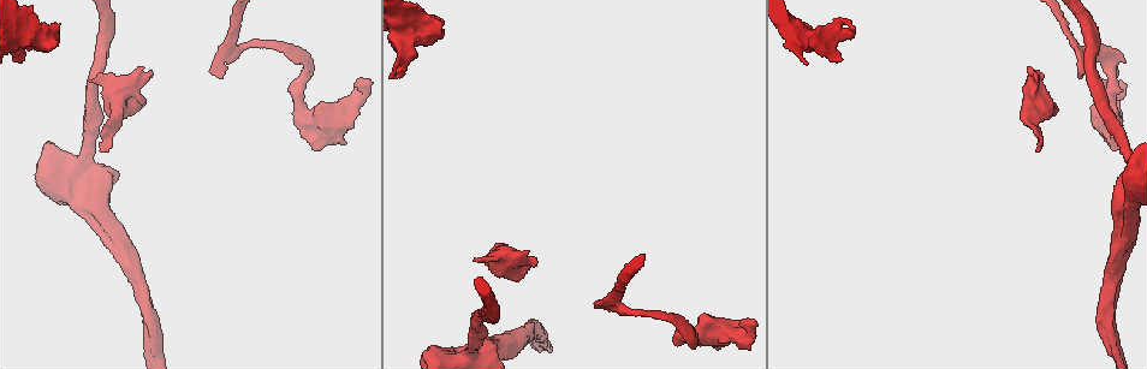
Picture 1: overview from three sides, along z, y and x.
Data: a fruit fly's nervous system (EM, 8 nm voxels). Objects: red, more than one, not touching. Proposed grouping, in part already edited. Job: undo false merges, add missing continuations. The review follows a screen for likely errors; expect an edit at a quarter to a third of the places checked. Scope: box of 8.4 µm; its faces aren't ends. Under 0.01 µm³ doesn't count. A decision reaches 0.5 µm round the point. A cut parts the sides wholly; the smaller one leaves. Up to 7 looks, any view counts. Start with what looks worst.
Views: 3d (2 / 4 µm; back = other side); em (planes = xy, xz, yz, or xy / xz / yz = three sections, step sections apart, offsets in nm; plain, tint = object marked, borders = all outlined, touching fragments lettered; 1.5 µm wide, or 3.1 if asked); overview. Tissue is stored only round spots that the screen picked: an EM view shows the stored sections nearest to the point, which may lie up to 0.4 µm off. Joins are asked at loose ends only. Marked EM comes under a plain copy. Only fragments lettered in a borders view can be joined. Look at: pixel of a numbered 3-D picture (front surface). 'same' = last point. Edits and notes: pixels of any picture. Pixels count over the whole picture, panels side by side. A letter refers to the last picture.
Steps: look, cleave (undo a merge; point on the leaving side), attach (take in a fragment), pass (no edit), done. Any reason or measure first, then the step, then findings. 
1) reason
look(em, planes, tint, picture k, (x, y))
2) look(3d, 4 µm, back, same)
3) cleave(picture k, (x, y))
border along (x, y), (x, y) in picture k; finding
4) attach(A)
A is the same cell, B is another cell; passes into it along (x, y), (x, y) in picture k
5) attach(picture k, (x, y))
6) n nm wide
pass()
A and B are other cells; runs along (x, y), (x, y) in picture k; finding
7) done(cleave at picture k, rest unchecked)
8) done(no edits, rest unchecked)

free end
look(em, planes, tint, picture 1, (60, 23))

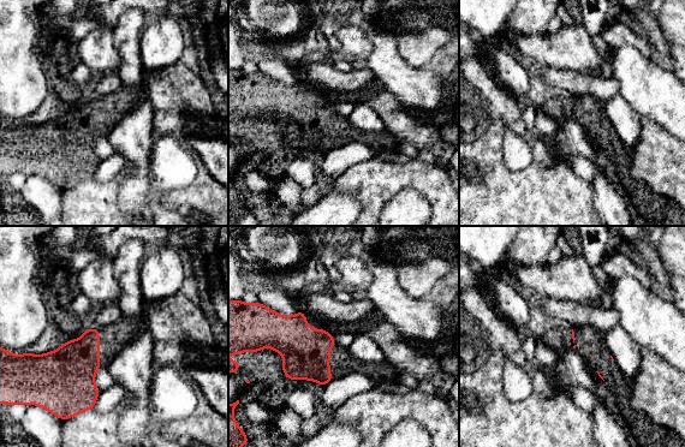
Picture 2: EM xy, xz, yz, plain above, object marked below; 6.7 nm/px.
look(em, planes, borders, same)

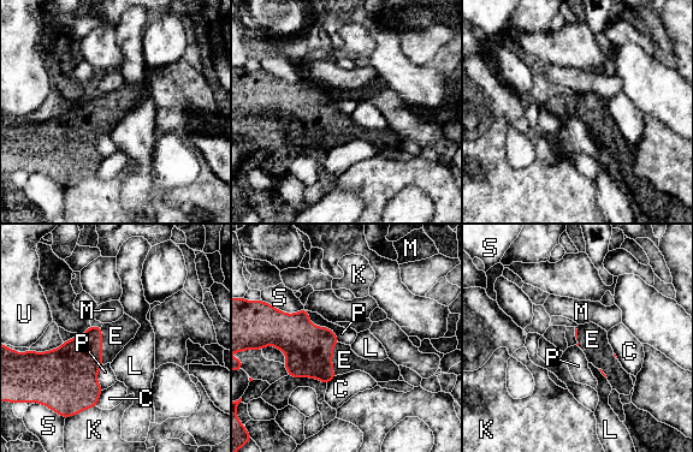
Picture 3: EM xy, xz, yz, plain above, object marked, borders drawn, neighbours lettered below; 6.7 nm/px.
attach(E)
E is the same cell, C, K, L, M, P, S and U are other cells; passes into it along (72, 368), (101, 345), (116, 335) in picture 3; the cell continues

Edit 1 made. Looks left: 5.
thin end
look(em, planes, borders, picture 1, (1079, 74))

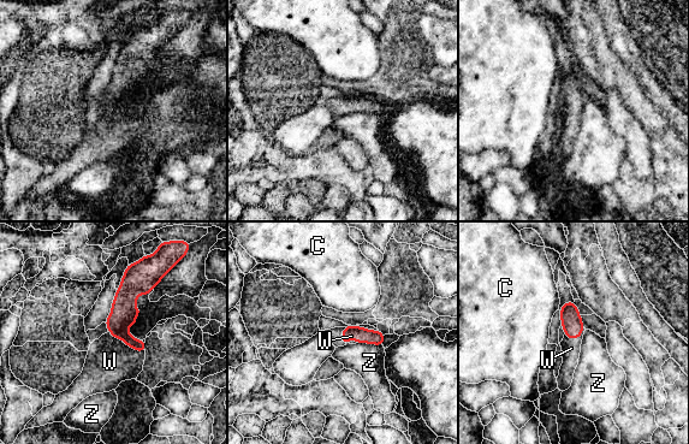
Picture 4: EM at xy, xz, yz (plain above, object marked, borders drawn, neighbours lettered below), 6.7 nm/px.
attach(W)
W is the same cell, C and Z are other cells; passes into it along (122, 313), (126, 344), (110, 361) in picture 4; it goes on there

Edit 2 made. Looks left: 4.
redraw
look(overview)

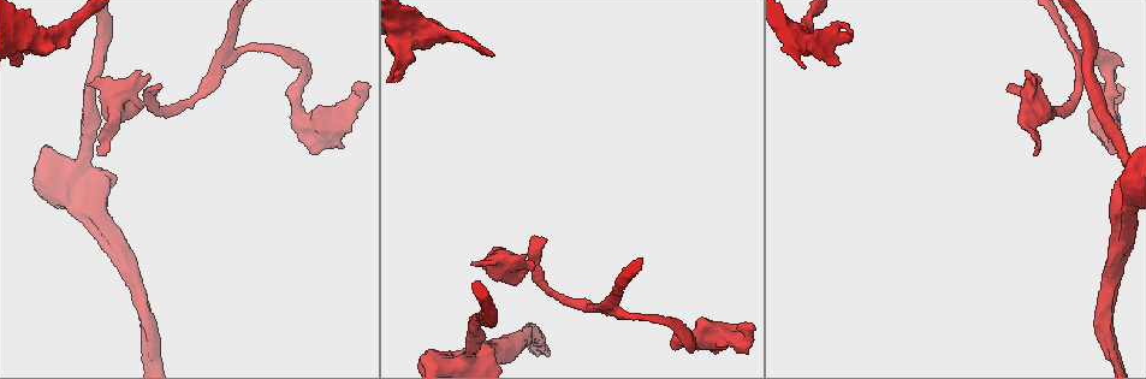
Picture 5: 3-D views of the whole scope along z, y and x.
branch stops here
look(em, xz, step 8, borders, picture 5, (1010, 85))

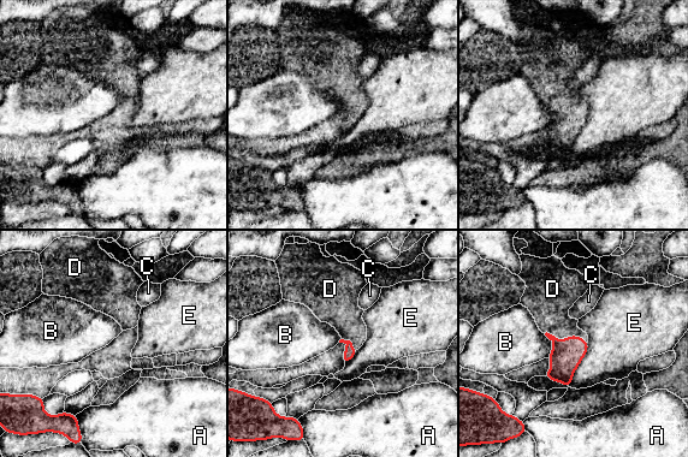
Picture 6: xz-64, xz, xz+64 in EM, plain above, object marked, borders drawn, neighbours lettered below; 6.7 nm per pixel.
look(em, planes, borders, same)

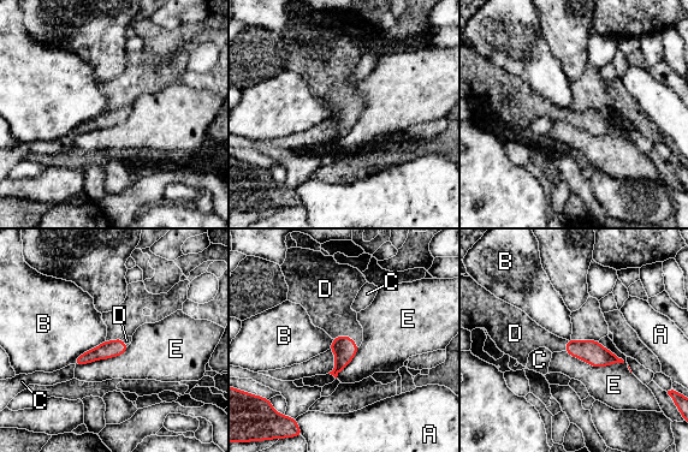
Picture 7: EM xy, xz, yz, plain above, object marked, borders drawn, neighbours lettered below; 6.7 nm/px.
E touches over 420 nm
attach(D)
D is the same cell, A, B, C and E are other cells; it goes on there

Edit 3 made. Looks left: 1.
done(attach at picture 3, attach at picture 4, attach at picture 7, rest unchecked)

